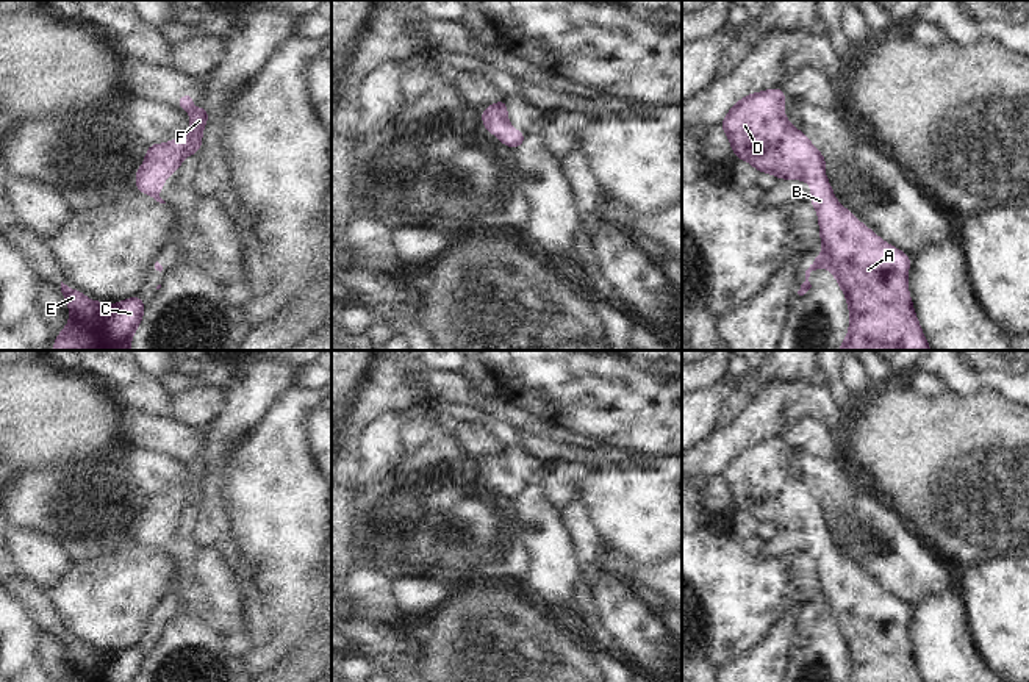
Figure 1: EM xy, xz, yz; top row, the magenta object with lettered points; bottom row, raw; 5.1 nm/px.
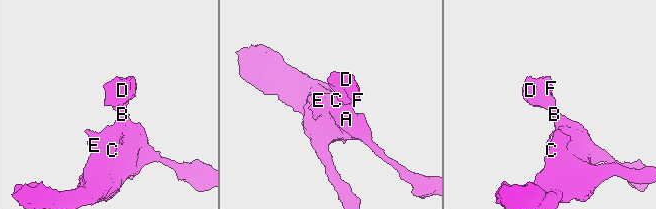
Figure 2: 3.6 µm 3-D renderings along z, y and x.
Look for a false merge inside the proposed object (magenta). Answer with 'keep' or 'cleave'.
keep

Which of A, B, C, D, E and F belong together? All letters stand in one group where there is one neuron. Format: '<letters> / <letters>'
A B C D E F

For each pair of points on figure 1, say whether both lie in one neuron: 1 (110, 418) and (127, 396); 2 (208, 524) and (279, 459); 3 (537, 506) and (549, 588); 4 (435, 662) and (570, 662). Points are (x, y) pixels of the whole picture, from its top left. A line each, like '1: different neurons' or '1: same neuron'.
1: different neurons
2: different neurons
3: same neuron
4: same neuron

